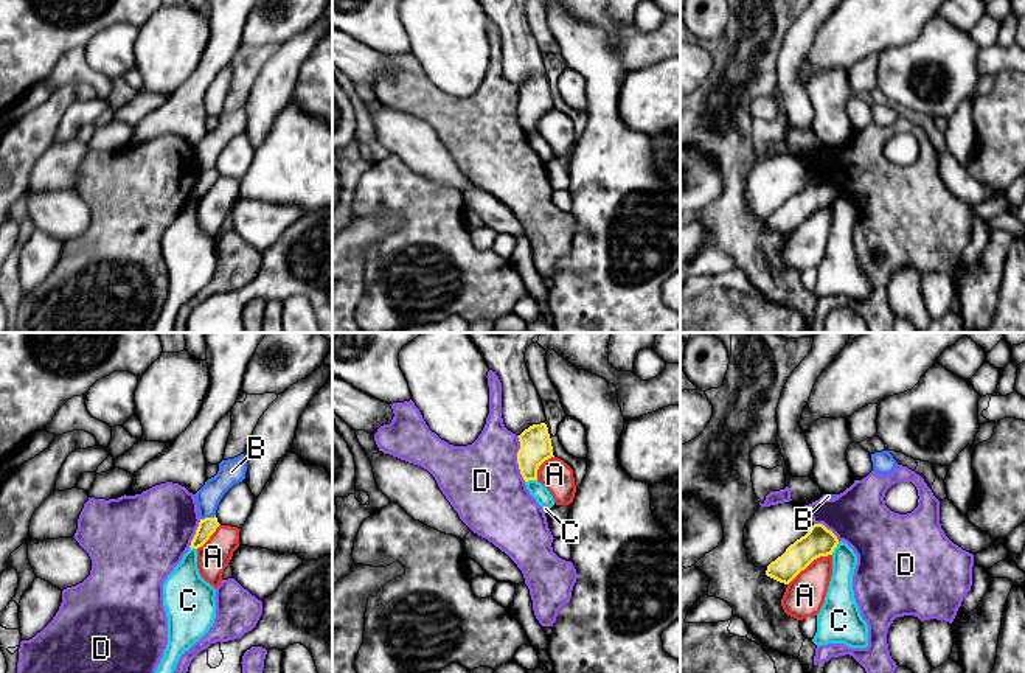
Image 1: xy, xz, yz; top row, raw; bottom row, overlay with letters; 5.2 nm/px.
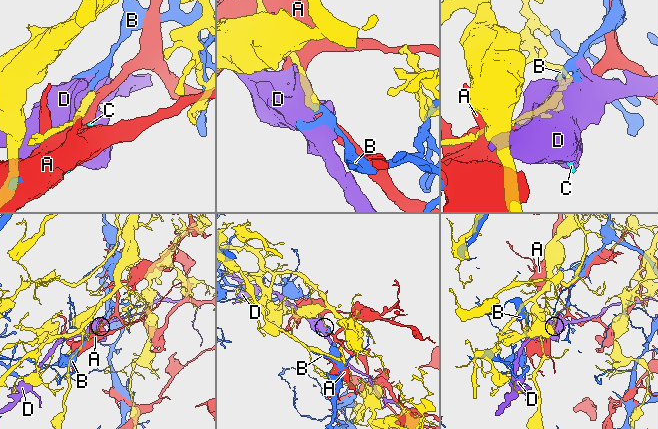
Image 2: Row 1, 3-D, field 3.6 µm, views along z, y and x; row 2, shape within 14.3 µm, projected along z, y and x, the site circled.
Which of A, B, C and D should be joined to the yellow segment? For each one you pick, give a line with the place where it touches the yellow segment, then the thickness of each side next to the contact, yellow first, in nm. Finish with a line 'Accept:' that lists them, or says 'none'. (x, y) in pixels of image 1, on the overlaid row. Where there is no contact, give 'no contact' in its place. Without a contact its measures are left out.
Accept: none

